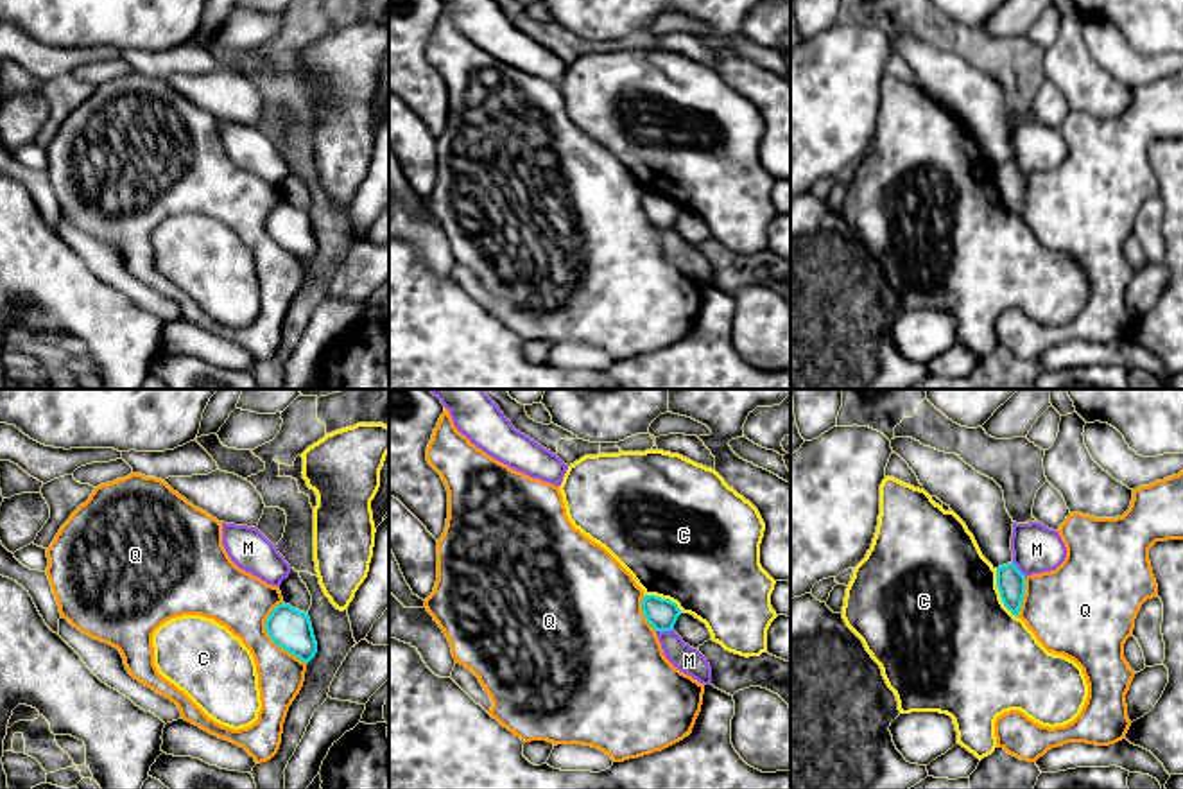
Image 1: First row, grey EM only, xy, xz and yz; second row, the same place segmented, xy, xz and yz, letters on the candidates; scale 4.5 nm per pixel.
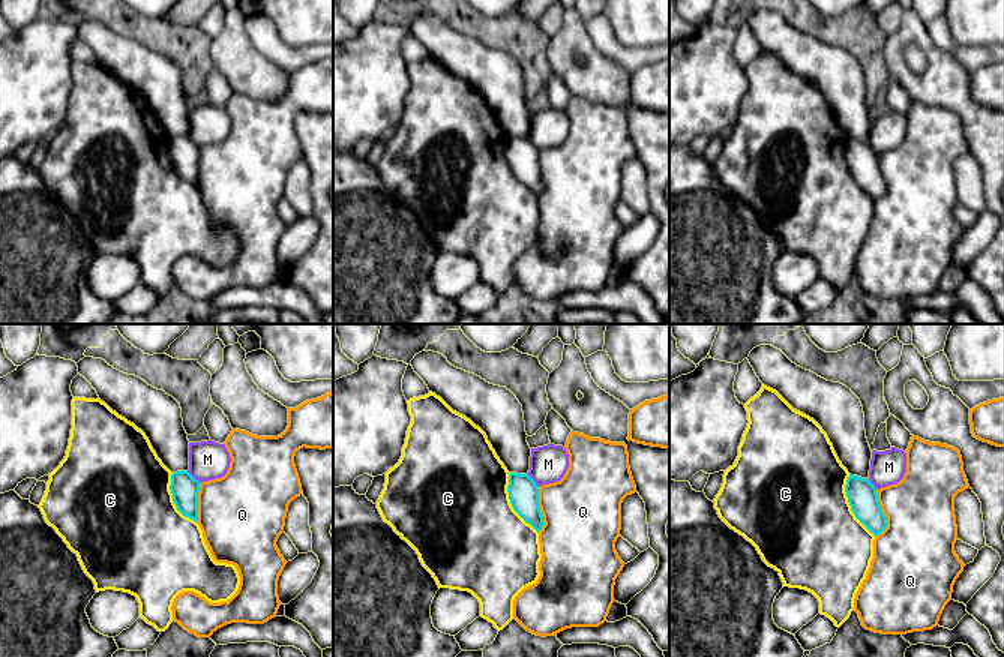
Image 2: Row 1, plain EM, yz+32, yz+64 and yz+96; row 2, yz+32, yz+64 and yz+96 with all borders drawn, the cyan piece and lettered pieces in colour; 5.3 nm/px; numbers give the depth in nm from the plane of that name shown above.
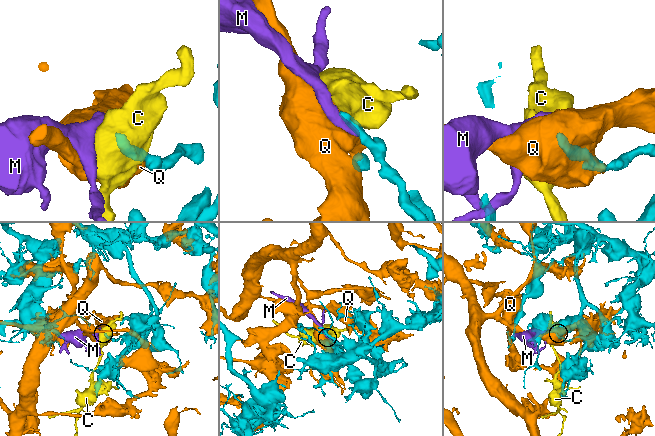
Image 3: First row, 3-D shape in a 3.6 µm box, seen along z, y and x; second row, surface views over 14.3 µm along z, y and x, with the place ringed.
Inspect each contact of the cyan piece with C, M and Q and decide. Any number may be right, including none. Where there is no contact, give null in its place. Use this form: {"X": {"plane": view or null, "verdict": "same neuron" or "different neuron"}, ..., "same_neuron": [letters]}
{"C": {"plane": "yz", "verdict": "different neuron"}, "M": {"plane": "xz", "verdict": "different neuron"}, "Q": {"plane": "xy", "verdict": "different neuron"}, "same_neuron": []}

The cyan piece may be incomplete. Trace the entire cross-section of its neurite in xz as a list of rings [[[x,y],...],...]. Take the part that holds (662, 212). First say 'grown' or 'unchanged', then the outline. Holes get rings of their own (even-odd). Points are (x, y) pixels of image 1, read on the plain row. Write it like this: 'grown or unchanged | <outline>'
unchanged | [[[643,194],[642,210],[643,210],[647,221],[656,230],[674,228],[678,215],[683,212],[676,201],[656,195],[656,194]]]

